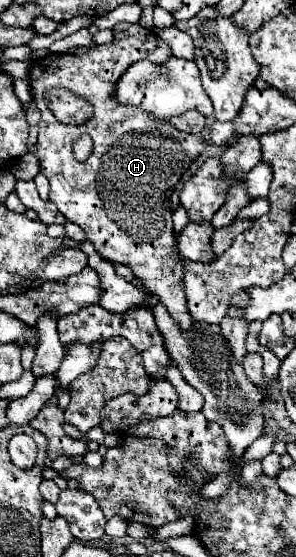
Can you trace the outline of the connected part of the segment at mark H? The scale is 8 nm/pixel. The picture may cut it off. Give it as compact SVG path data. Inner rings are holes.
M117 23L113 27L113 41L105 45L95 45L85 55L71 55L71 53L51 53L43 59L33 61L31 67L31 91L33 99L37 101L41 109L41 129L37 139L37 151L41 163L41 173L51 183L49 199L57 203L59 211L67 217L67 221L77 223L87 239L95 245L97 253L103 259L123 263L127 265L139 281L143 281L143 289L149 293L155 293L159 297L159 303L163 303L173 317L173 321L181 327L181 331L189 331L193 327L193 317L187 313L187 297L183 297L183 259L175 261L175 231L173 231L173 219L169 209L169 195L183 175L183 171L191 165L191 161L205 151L205 139L197 135L189 135L183 131L177 131L167 119L155 119L147 111L133 109L133 107L121 107L113 101L115 95L115 81L119 75L135 61L139 59L151 59L155 63L165 63L171 55L171 49L167 43L163 43L153 31L143 29L139 23ZM63 87L71 91L77 97L87 99L93 105L93 115L81 125L69 125L61 123L51 109L47 107L47 91ZM85 133L93 139L93 151L87 157L87 161L77 161L73 155L73 143Z

